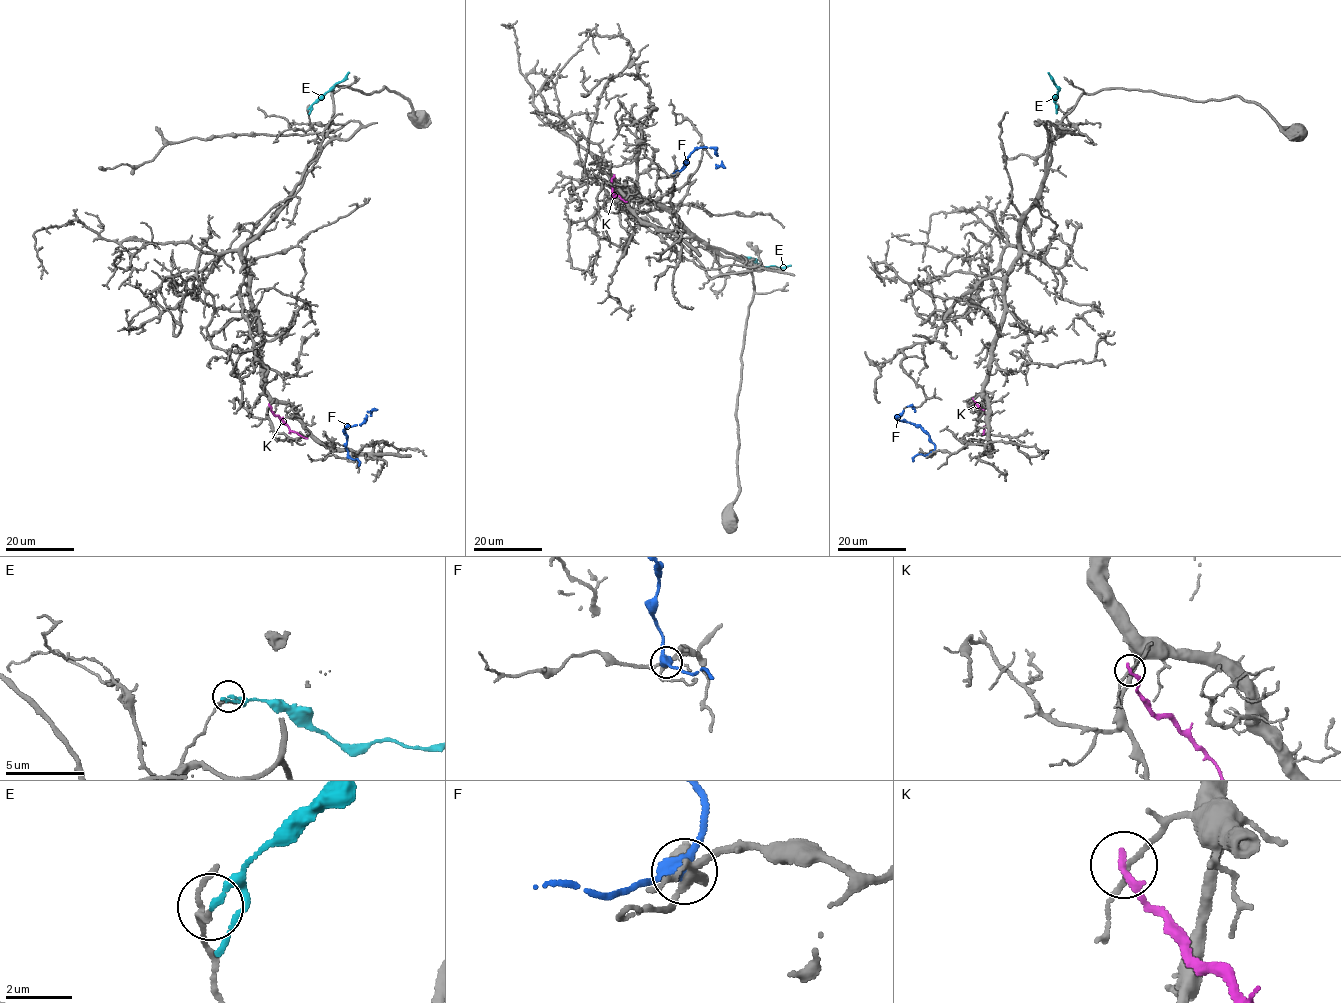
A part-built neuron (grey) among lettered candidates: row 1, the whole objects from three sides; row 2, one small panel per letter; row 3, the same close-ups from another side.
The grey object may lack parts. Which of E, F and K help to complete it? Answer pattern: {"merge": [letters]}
{"merge": []}

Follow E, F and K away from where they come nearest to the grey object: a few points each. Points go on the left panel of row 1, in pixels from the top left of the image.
E: (308, 109), (349, 72)
F: (348, 457), (347, 436), (343, 432), (347, 426), (361, 425), (372, 410), (370, 416)
K: (269, 405), (290, 431), (307, 438)

